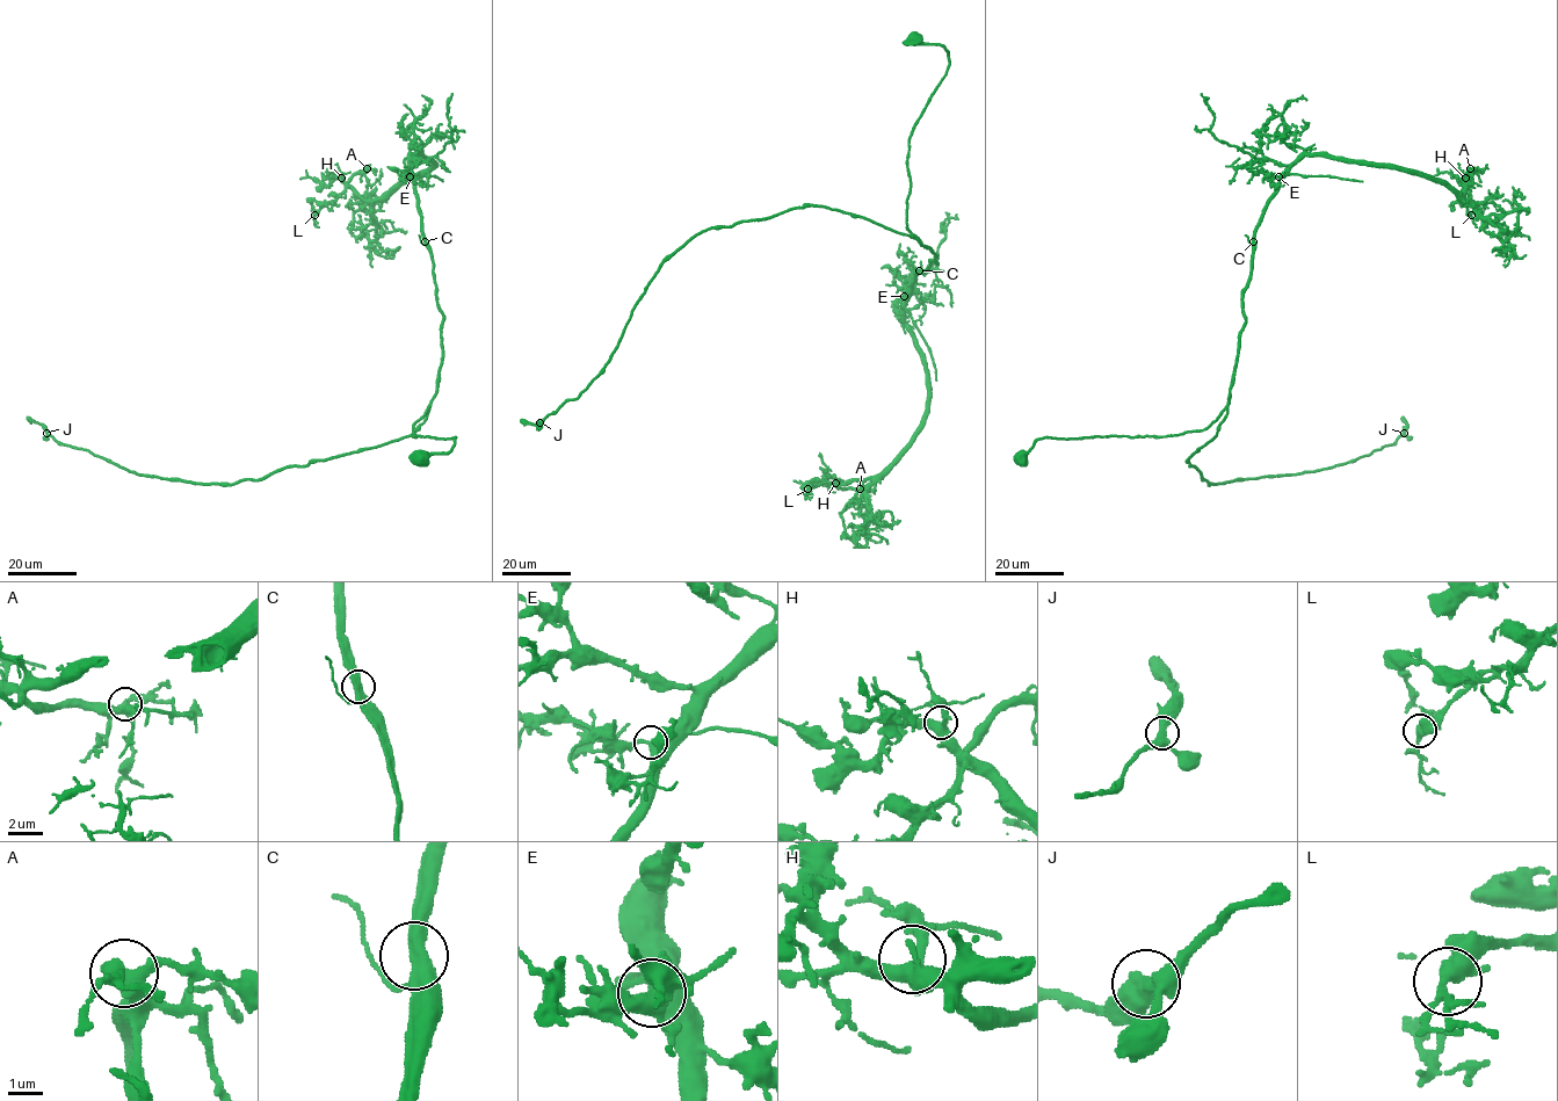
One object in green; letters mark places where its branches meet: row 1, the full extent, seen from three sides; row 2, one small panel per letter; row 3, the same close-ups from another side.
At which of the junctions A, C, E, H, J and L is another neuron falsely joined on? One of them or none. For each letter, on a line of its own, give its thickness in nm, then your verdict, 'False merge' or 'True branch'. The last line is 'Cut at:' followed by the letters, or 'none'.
A: Thickness 380 nm. True branch
C: Thickness 360 nm. True branch
E: Thickness 340 nm. True branch
H: Thickness 360 nm. True branch
J: Thickness 360 nm. True branch
L: Thickness 380 nm. True branch
Cut at: none

